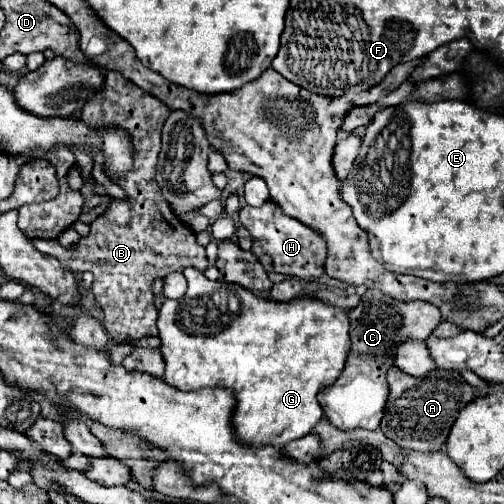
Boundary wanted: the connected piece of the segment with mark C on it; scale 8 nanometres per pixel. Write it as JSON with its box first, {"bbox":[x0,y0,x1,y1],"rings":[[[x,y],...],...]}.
{"bbox":[318,288,442,430],"rings":[[[376,288],[366,290],[360,304],[348,312],[350,318],[350,350],[346,356],[346,366],[340,378],[318,394],[318,402],[324,416],[340,430],[366,428],[376,430],[384,416],[384,404],[388,398],[386,372],[392,368],[390,354],[404,340],[416,338],[426,340],[432,330],[442,322],[440,310],[424,300],[396,302]]]}

